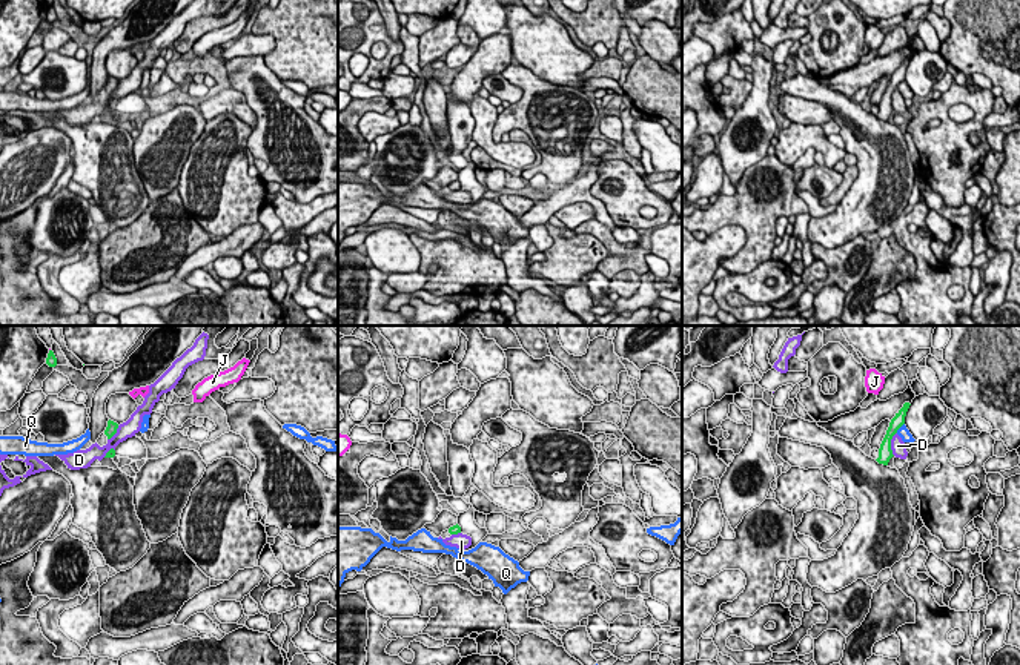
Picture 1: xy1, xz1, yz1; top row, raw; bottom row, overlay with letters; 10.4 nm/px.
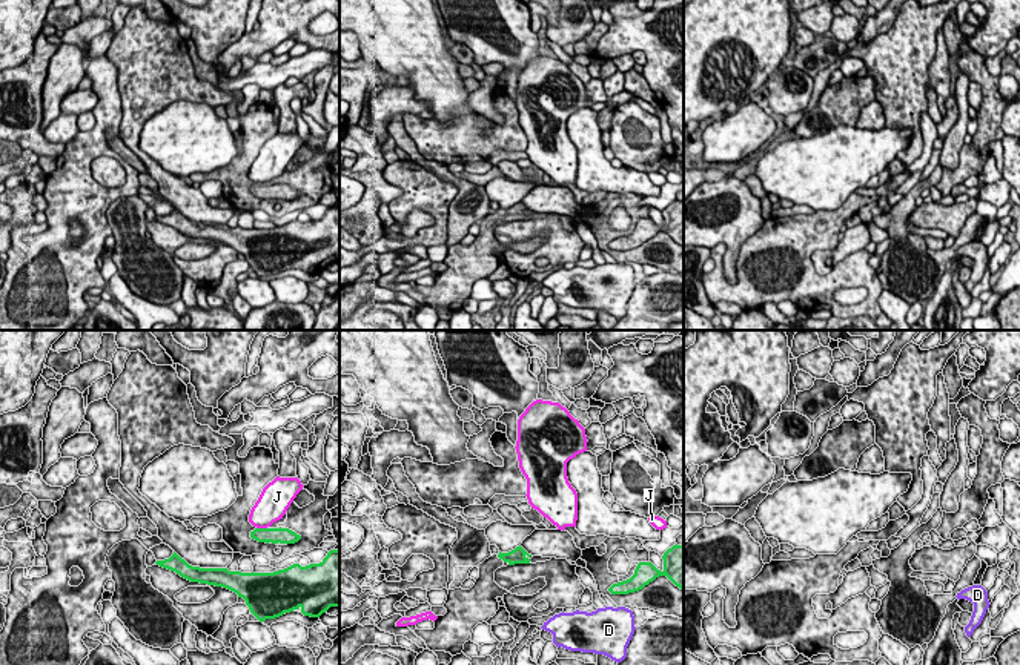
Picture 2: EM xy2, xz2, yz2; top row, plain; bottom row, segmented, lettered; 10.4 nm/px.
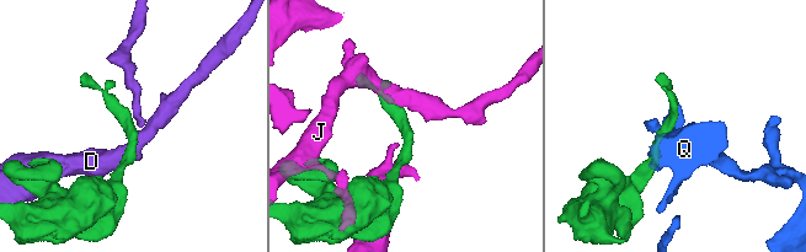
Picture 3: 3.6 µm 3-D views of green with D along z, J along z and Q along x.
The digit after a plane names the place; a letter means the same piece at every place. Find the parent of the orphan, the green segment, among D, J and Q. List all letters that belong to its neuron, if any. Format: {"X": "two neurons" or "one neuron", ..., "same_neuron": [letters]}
{"D": "two neurons", "J": "two neurons", "Q": "two neurons", "same_neuron": []}

